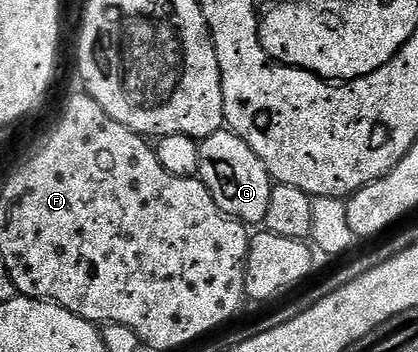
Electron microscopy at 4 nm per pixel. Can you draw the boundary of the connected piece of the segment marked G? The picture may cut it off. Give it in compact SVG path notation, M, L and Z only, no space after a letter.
M224 128L213 136L202 139L199 142L199 151L201 152L199 178L205 184L205 188L209 188L217 208L221 208L221 212L248 227L254 228L255 225L258 227L262 224L265 212L269 212L273 179L265 164L261 164L261 160L253 152L253 148L249 148L245 140L241 140Z

